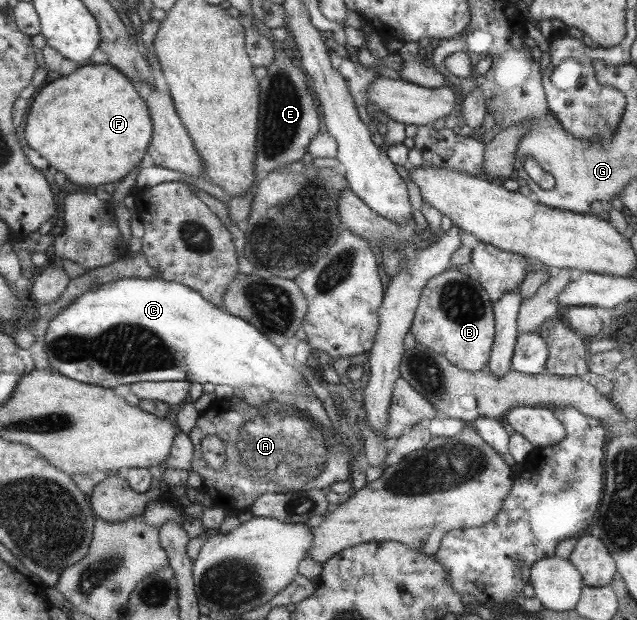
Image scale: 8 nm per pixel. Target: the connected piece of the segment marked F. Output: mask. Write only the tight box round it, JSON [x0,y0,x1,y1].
[25,63,151,187]

